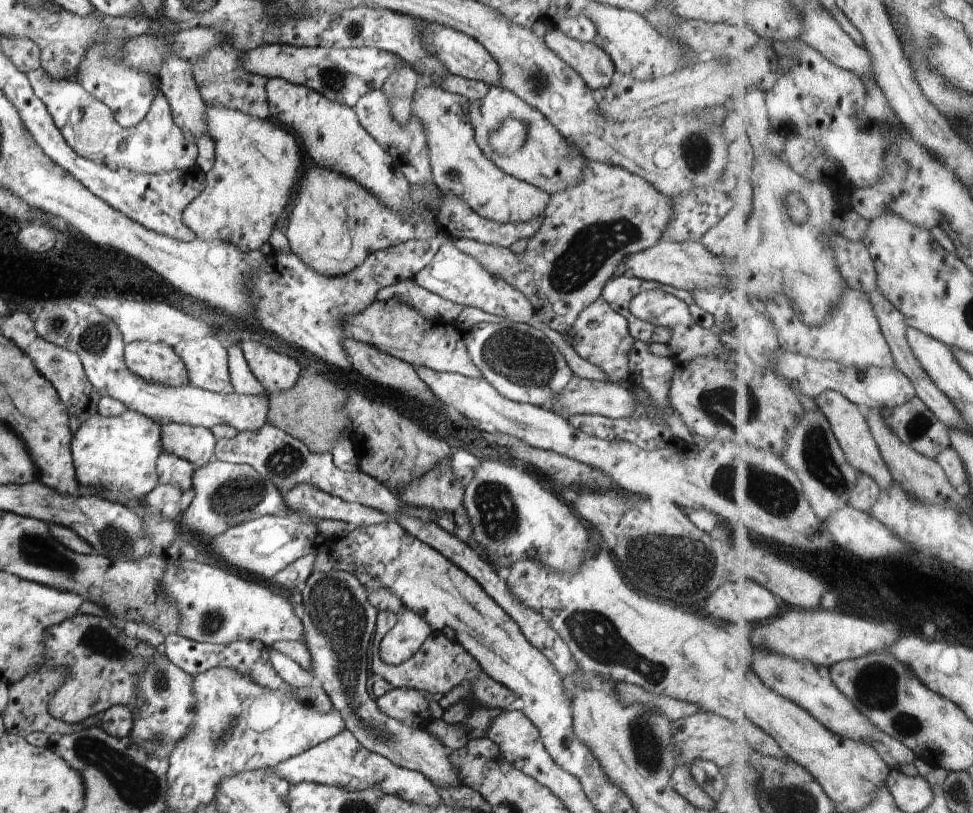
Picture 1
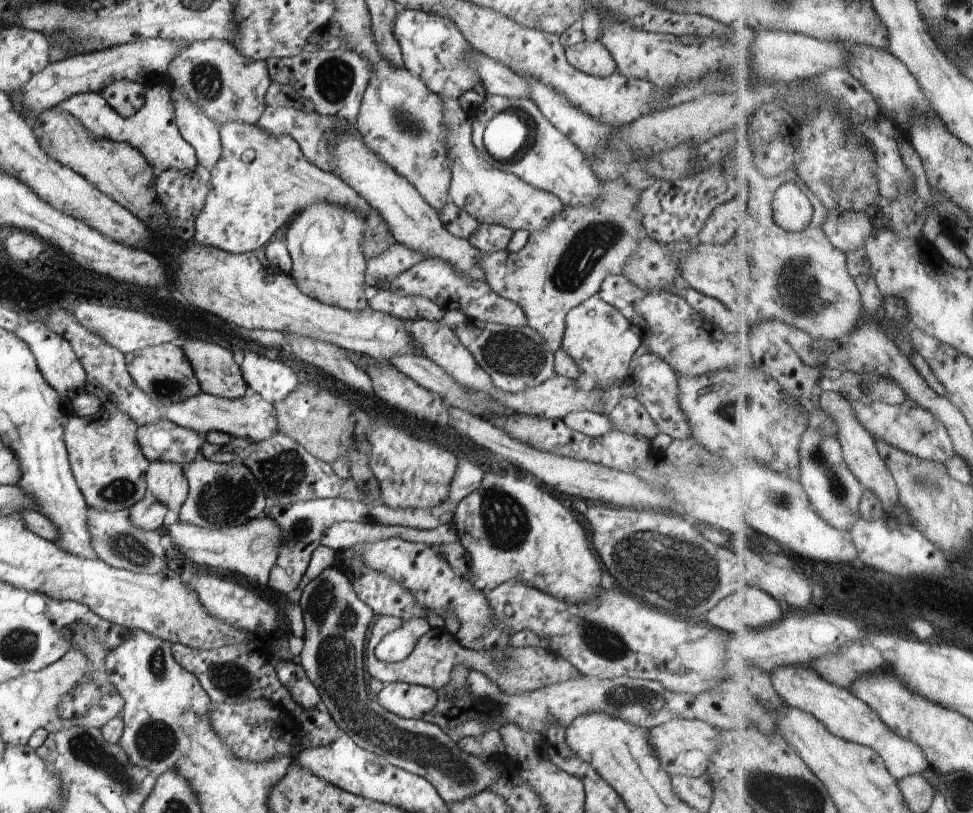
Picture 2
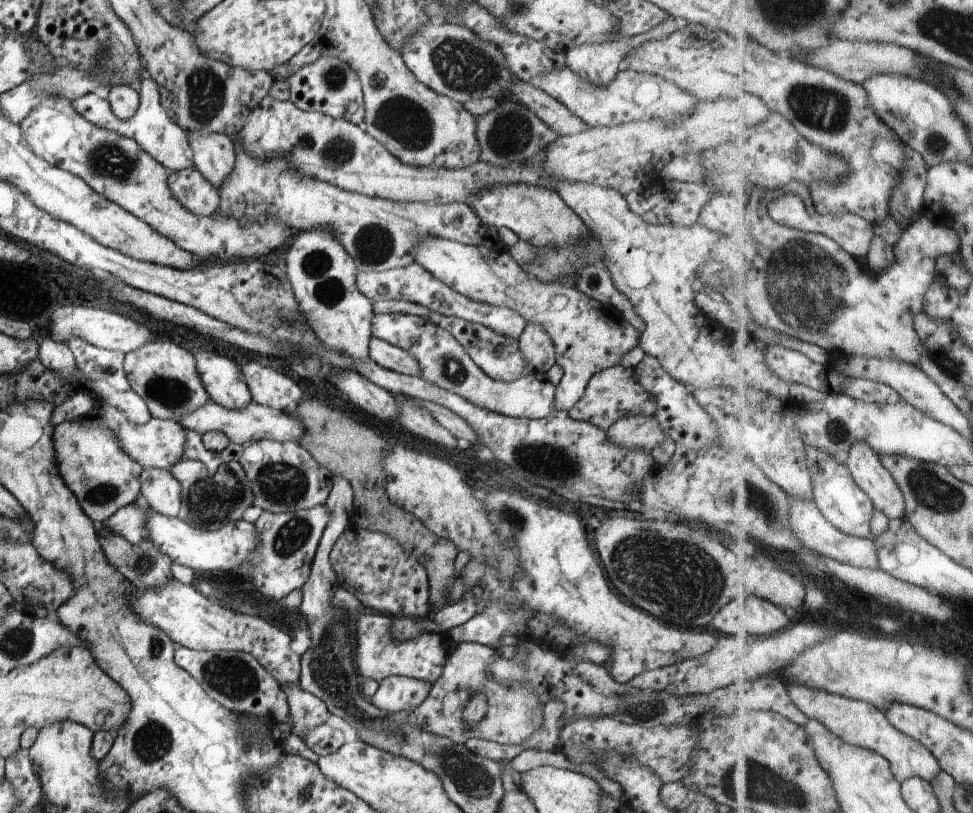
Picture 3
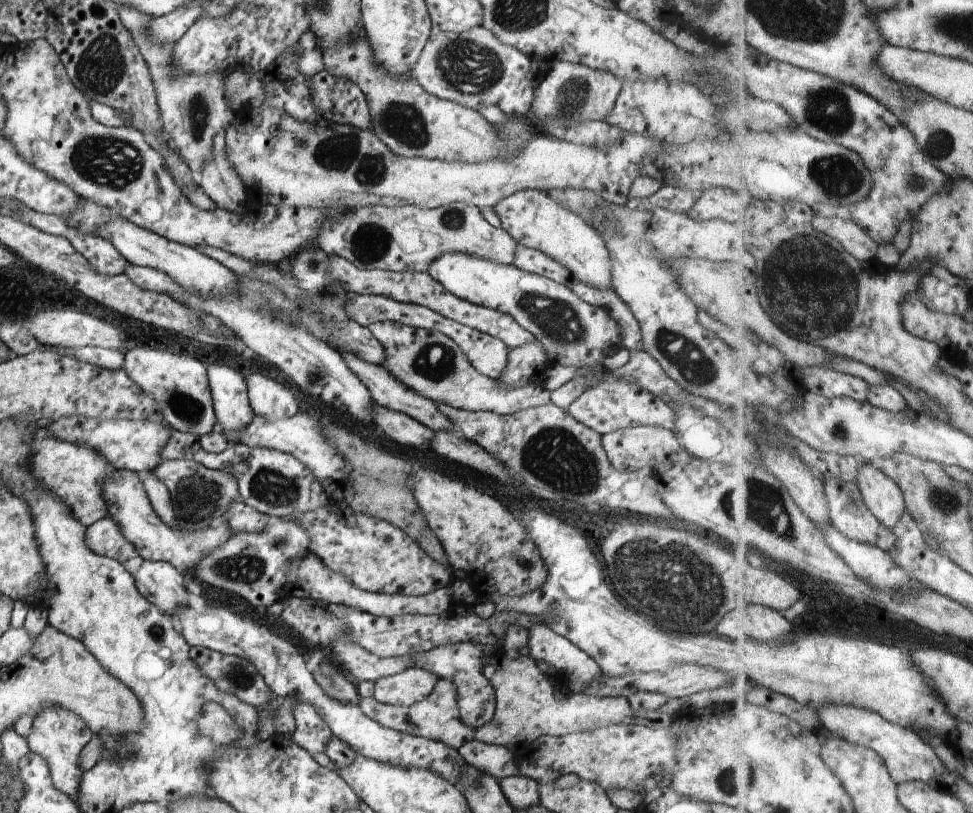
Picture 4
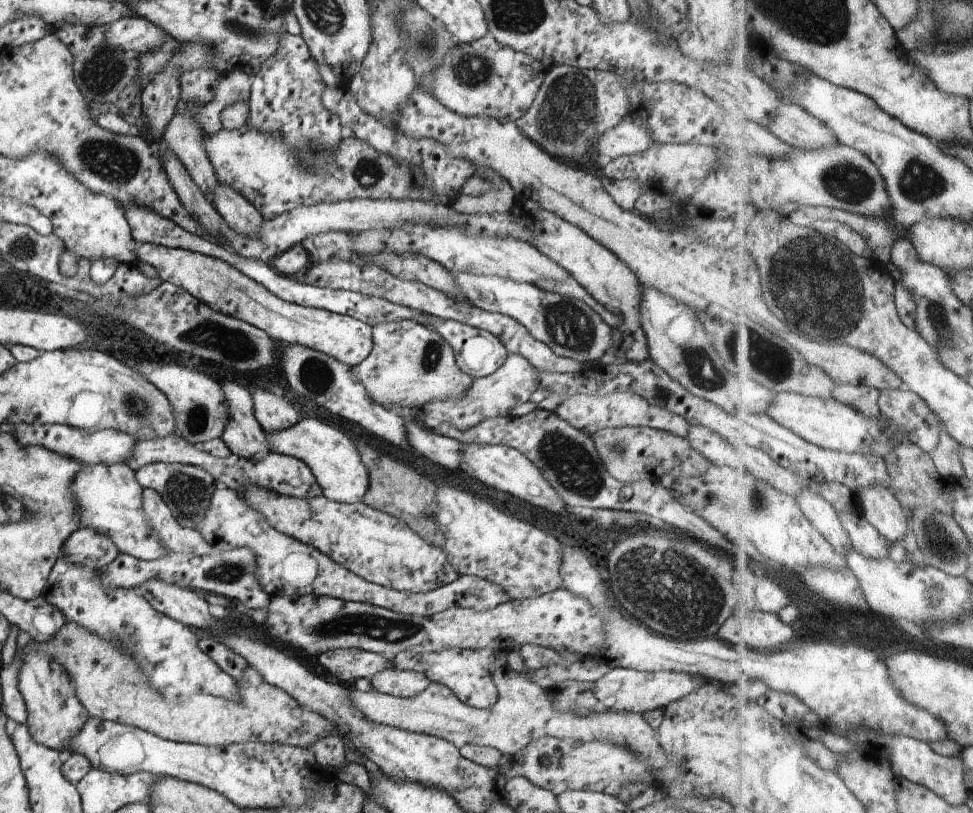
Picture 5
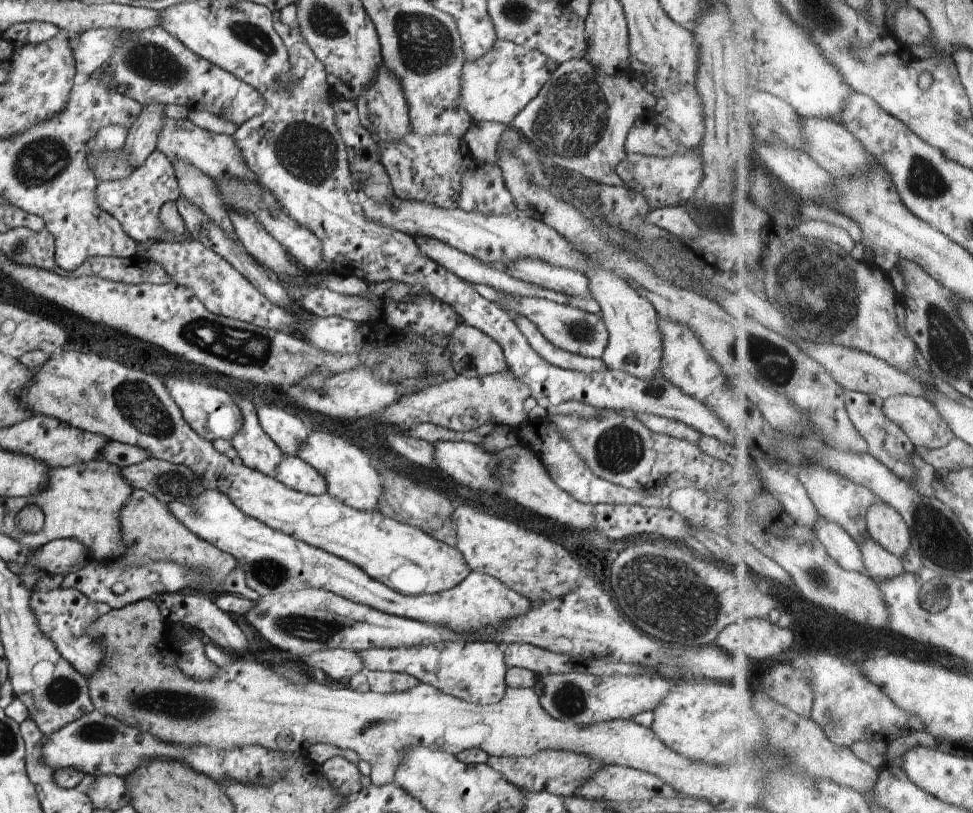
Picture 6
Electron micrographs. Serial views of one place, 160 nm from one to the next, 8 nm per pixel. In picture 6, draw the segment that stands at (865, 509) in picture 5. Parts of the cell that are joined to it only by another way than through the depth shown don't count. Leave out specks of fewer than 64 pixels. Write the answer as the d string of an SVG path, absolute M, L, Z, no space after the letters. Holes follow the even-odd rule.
M878 501L867 514L868 530L871 536L897 556L911 553L911 529L903 514L889 504Z

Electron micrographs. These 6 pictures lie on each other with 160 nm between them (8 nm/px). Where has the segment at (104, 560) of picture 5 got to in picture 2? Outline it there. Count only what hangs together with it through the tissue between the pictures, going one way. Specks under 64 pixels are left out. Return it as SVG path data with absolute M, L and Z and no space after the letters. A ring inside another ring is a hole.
M145 494L142 500L138 500L132 507L127 509L126 515L129 522L138 529L146 531L162 530L162 520L167 508Z

